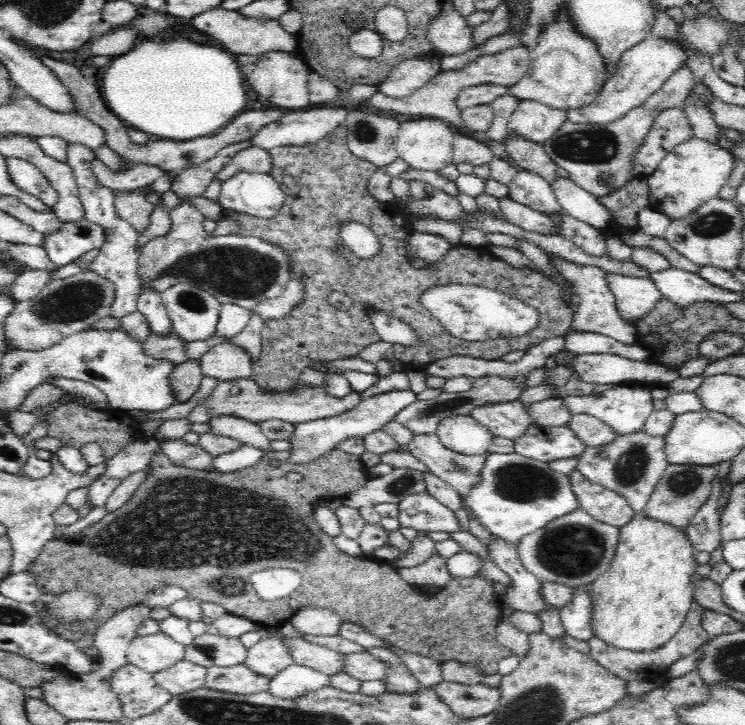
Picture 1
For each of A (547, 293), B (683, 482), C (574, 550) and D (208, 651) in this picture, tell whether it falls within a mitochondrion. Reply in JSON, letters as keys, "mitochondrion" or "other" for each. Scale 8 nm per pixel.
{"A":"mitochondrion","B":"mitochondrion","C":"mitochondrion","D":"mitochondrion"}

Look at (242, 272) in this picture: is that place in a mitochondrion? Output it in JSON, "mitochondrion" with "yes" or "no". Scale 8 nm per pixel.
{"mitochondrion":"yes"}

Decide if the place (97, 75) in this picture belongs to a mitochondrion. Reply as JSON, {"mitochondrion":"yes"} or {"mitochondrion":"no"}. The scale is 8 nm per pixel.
{"mitochondrion":"no"}

